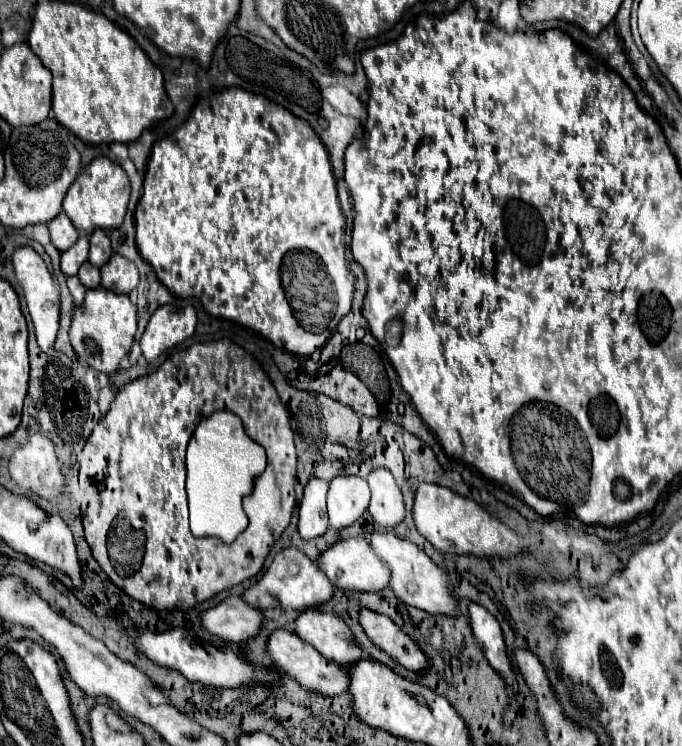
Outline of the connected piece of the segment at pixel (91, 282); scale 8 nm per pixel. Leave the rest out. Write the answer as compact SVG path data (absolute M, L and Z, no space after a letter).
M85 262L81 268L79 268L79 280L85 284L85 288L99 288L101 286L101 278L99 278L99 268Z

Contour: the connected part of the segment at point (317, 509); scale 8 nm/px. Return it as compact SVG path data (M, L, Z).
M311 478L305 486L303 500L299 504L299 534L303 540L323 536L329 522L325 512L327 482L321 478Z

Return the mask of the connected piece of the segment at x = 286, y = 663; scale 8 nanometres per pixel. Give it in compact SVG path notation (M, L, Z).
M275 630L269 638L269 654L273 658L273 666L279 668L283 674L289 674L299 684L321 692L323 696L335 696L335 694L347 694L349 692L349 674L343 666L327 660L321 656L311 644L301 640L295 632L289 630Z

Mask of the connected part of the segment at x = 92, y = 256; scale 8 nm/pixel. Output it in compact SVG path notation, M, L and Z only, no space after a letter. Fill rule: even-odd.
M97 230L89 236L89 242L91 242L91 250L89 250L89 262L101 266L105 264L109 258L111 258L111 242L109 242L109 236L103 232L103 230Z

